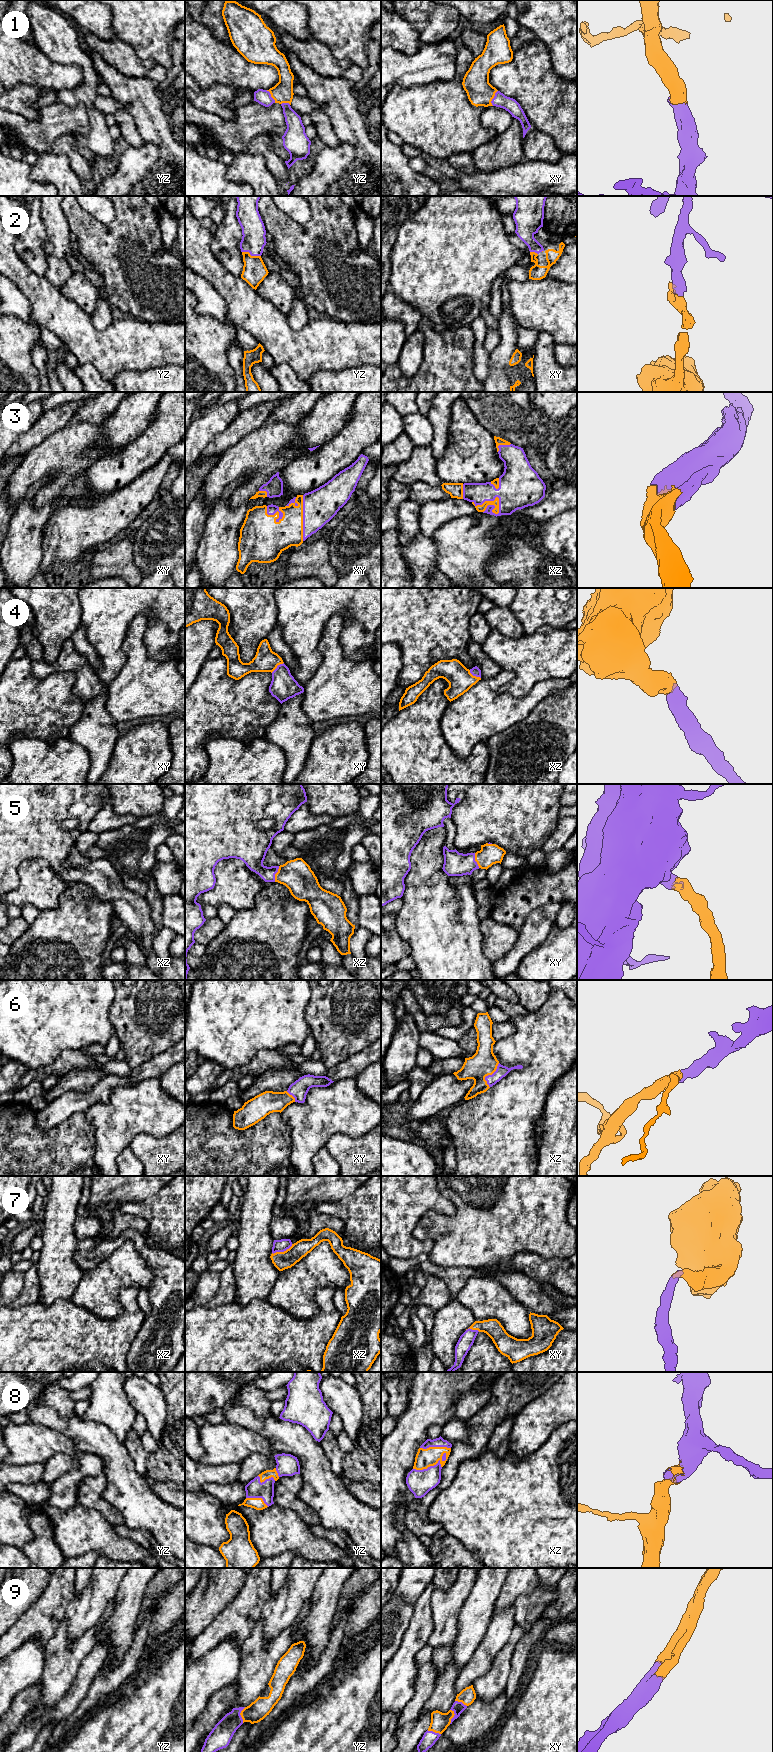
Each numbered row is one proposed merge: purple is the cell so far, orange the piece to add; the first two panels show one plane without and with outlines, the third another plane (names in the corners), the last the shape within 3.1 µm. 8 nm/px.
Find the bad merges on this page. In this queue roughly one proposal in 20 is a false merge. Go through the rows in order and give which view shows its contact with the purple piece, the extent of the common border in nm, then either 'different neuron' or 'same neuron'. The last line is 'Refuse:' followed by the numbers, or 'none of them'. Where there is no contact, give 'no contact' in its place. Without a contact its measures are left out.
1: xy | 130 nm | same neuron
2: yz | 160 nm | same neuron
3: xz | 240 nm | same neuron
4: xy | 130 nm | same neuron
5: xz | 130 nm | same neuron
6: xz | 220 nm | same neuron
7: xz | 180 nm | same neuron
8: xz | 300 nm | same neuron
9: xy | 120 nm | same neuron
Refuse: none of them

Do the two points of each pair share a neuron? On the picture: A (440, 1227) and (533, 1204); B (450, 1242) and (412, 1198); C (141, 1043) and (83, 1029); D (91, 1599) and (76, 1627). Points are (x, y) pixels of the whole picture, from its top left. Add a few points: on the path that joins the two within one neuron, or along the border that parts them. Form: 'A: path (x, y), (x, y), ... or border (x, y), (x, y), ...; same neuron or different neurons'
A: path (463, 1227), (486, 1227), (510, 1204); same neuron
B: border (448, 1215), (427, 1211), (411, 1232); different neurons
C: border (109, 1011), (109, 1022), (115, 1034); different neurons
D: path (90, 1606), (80, 1616), (79, 1620); same neuron

